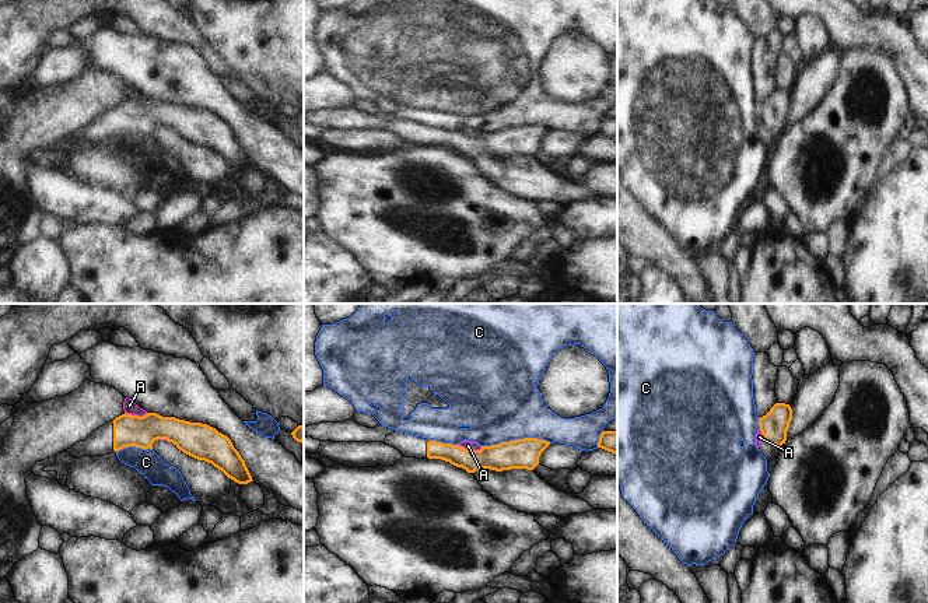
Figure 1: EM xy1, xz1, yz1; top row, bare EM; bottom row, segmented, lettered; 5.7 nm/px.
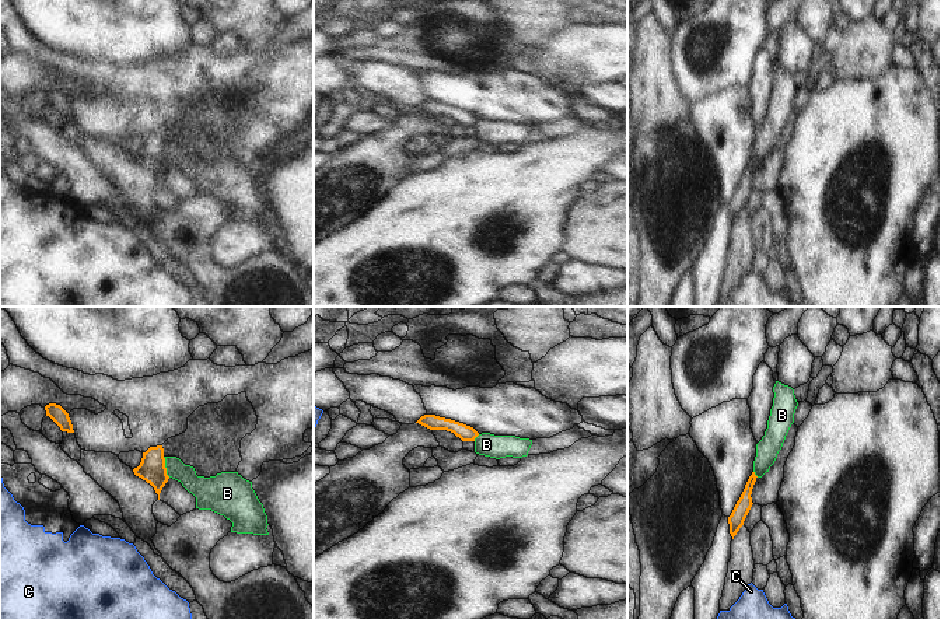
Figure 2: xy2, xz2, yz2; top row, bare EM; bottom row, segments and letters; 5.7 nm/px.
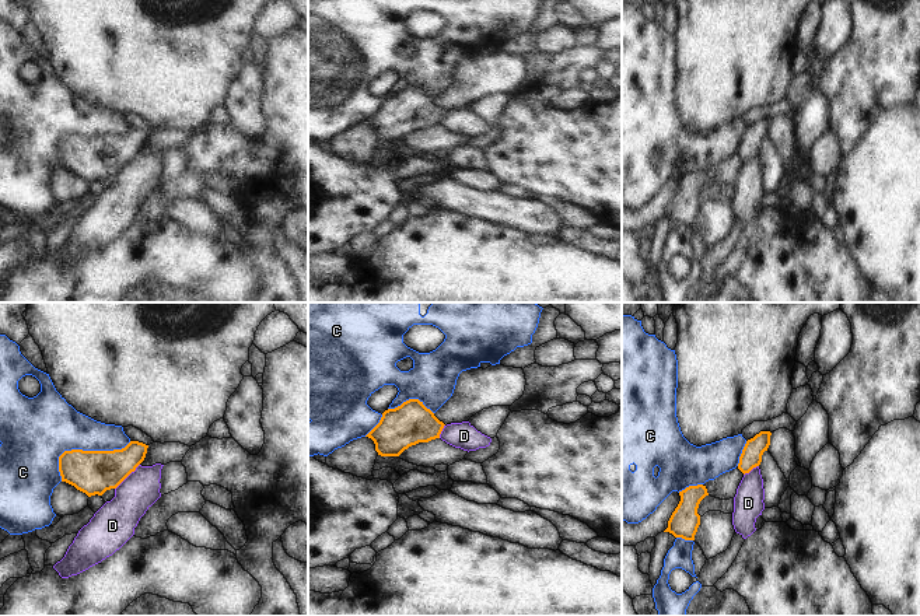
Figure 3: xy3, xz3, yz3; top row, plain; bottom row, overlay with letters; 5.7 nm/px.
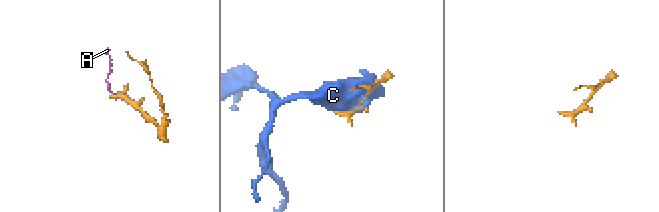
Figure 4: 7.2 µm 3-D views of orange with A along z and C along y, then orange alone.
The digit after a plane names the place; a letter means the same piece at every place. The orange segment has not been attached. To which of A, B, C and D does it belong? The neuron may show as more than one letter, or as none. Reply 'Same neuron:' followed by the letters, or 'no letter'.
Same neuron: no letter

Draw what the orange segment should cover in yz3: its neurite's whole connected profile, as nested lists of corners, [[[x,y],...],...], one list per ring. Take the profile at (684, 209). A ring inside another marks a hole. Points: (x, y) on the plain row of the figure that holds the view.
[[[689,172],[679,178],[681,188],[672,199],[668,214],[664,218],[672,220],[675,224],[685,227],[695,227],[695,221],[700,211],[700,202],[697,195],[700,188],[709,182],[706,172]]]

